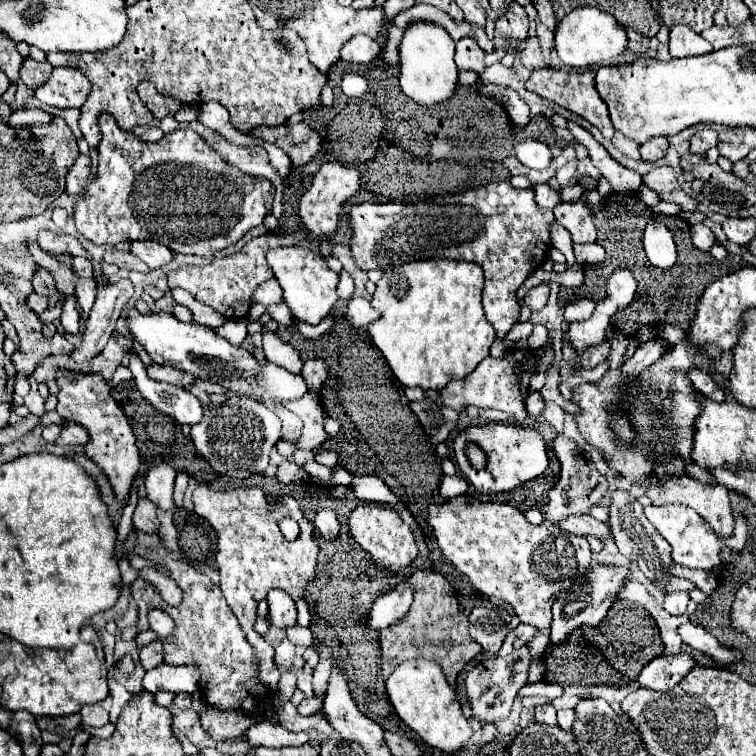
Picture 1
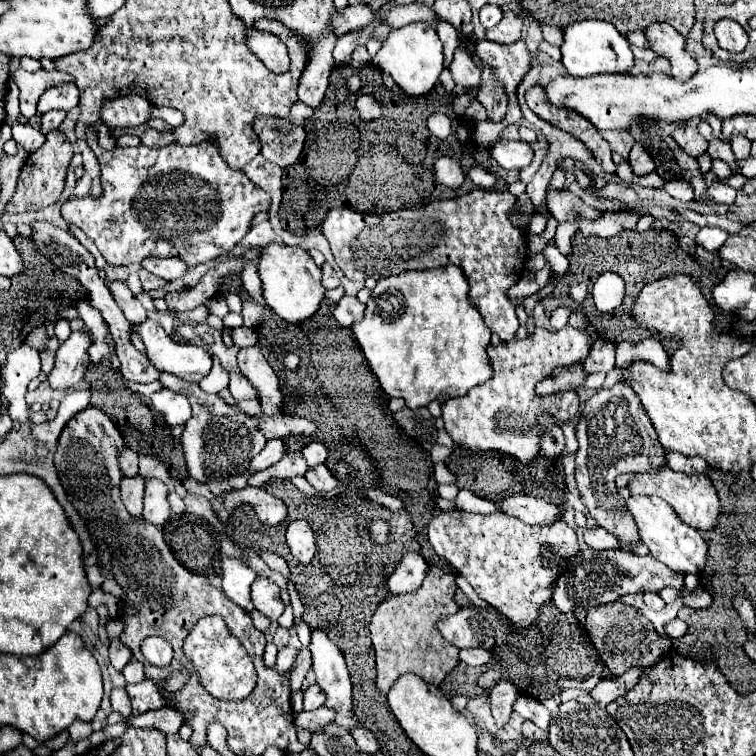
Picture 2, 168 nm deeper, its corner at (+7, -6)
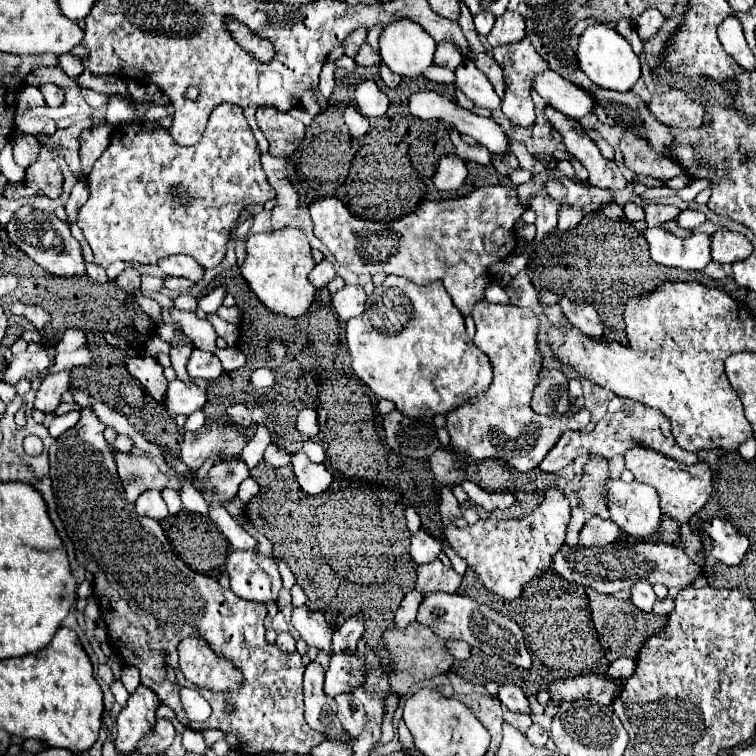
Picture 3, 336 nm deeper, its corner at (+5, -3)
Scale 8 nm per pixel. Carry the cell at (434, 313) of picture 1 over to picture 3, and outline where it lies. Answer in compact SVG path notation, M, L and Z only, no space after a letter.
M389 275L367 297L363 315L347 321L347 347L351 367L363 379L363 383L369 385L375 395L393 401L397 411L407 417L447 415L449 411L481 397L493 379L489 359L467 337L465 319L453 305L441 281L415 285L405 277Z

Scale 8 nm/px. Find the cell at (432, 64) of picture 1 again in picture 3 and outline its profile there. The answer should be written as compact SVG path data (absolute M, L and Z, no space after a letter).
M395 19L379 35L381 61L401 77L419 77L433 65L435 41L411 19Z

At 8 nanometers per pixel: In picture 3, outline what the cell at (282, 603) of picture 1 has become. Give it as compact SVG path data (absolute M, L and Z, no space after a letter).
M233 549L225 567L231 591L249 601L277 601L277 593L281 589L281 575L277 565L259 555L255 549Z

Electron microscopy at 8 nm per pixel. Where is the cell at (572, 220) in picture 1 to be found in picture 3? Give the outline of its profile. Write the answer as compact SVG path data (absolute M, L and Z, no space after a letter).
M549 179L549 181L545 183L545 189L547 189L549 197L553 197L553 199L563 199L563 197L565 197L565 187L563 187L563 183L557 181L557 179Z

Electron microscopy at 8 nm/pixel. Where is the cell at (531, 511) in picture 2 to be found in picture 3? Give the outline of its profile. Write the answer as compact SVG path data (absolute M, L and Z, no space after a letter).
M463 481L461 483L463 491L469 495L469 499L477 505L481 505L483 509L487 511L493 511L493 509L507 509L513 505L515 497L511 493L489 493L485 489L481 489L477 483L473 481Z

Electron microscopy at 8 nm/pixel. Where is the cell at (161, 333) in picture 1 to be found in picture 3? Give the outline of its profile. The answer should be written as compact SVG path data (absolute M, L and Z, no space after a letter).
M193 349L191 359L187 363L187 371L189 371L191 377L213 381L223 373L223 367L221 367L221 361L213 353L201 351L201 349Z

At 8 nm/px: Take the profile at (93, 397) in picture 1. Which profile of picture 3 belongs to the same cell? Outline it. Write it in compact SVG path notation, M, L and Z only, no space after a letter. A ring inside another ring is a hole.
M91 409L81 411L81 419L75 427L65 431L57 441L55 447L49 447L49 461L51 461L51 479L53 479L53 499L47 499L49 505L47 513L59 533L61 539L69 535L69 561L71 569L77 569L77 561L81 567L93 573L93 595L99 601L103 621L107 623L109 641L113 643L113 651L121 657L123 665L137 665L141 673L141 683L155 691L161 699L161 703L169 705L179 721L195 731L203 729L219 729L225 733L225 739L229 741L229 747L245 753L245 755L263 755L263 753L279 753L279 751L293 751L297 755L311 753L315 745L327 739L325 733L313 731L303 717L303 671L305 665L301 661L301 655L293 651L291 655L277 649L277 645L269 645L265 641L265 627L263 619L267 615L265 607L255 601L247 601L237 597L233 591L223 589L213 577L201 575L191 571L175 553L171 543L167 541L161 525L149 517L141 517L135 513L133 503L125 499L125 491L121 487L113 451L103 439L105 425L95 417ZM189 635L201 635L207 645L215 651L215 655L229 659L245 673L245 689L239 689L233 693L233 703L237 711L233 715L225 713L225 701L229 701L229 695L225 693L213 693L209 689L201 689L193 683L189 683L183 676L177 663L177 643ZM167 651L169 665L175 669L175 685L167 679L165 665L163 665L163 653ZM179 687L191 687L197 689L213 707L211 717L205 723L189 721L187 713L183 713L183 705L179 701Z

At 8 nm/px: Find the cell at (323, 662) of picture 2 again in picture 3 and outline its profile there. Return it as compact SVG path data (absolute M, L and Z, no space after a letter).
M305 605L293 607L291 623L301 633L301 637L307 641L307 645L313 645L317 649L327 649L331 653L333 629L327 625L323 615L317 615L317 611L309 611Z

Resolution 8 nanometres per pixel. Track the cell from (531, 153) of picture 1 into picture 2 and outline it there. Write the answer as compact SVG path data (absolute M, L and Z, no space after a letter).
M497 140L491 148L493 158L505 170L523 170L533 162L533 148L519 140Z

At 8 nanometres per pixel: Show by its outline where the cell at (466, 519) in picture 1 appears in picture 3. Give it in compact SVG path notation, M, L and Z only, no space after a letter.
M557 487L545 491L545 499L539 507L525 519L517 521L495 521L479 519L475 525L445 527L443 535L447 543L463 557L471 571L479 575L483 585L501 595L507 601L513 601L521 595L521 589L527 581L535 579L539 573L551 567L551 553L563 545L565 531L569 523L569 499Z

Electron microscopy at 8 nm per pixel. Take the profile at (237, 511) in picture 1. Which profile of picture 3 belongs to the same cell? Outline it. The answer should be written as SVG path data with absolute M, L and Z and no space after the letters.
M187 637L181 641L179 665L189 681L211 691L237 691L243 683L241 671L237 671L227 659L213 655L213 651L207 649L207 643L199 637Z

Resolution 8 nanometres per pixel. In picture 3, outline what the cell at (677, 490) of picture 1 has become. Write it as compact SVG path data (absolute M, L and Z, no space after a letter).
M633 447L633 449L625 451L625 467L635 475L635 479L639 483L647 483L657 489L659 499L661 499L661 503L659 503L661 511L667 517L675 519L677 523L687 523L711 497L711 469L703 461L699 461L697 465L683 465L653 449Z

